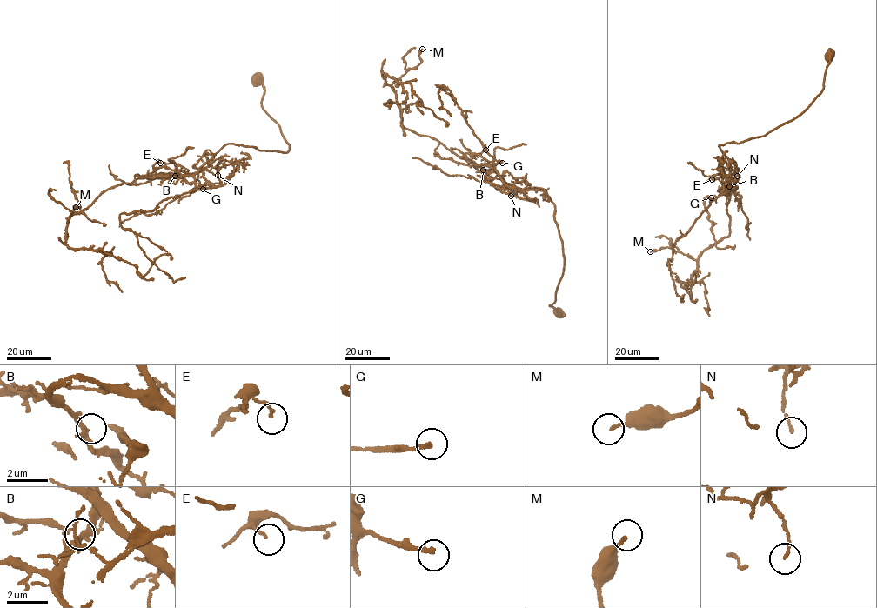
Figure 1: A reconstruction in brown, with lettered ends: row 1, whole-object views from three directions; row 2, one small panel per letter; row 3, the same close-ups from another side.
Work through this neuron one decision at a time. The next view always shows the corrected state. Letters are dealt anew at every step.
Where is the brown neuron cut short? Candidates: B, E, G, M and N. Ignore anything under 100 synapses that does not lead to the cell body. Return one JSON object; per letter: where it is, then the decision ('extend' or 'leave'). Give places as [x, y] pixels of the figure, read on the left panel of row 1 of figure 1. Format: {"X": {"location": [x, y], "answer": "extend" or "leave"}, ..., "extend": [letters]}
{"B": {"location": [175, 176], "answer": "leave"}, "E": {"location": [160, 163], "answer": "leave"}, "G": {"location": [203, 189], "answer": "leave"}, "M": {"location": [76, 207], "answer": "leave"}, "N": {"location": [217, 175], "answer": "leave"}, "extend": []}

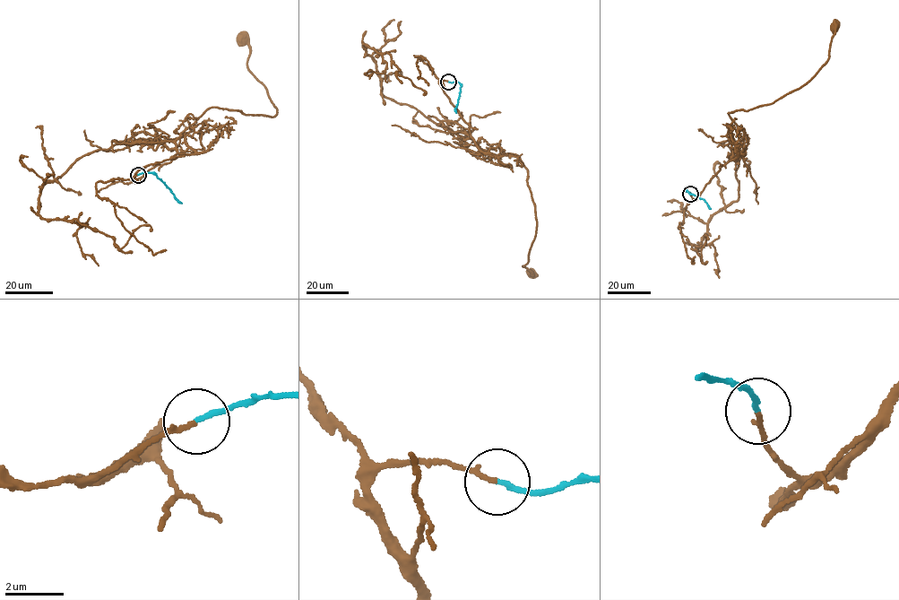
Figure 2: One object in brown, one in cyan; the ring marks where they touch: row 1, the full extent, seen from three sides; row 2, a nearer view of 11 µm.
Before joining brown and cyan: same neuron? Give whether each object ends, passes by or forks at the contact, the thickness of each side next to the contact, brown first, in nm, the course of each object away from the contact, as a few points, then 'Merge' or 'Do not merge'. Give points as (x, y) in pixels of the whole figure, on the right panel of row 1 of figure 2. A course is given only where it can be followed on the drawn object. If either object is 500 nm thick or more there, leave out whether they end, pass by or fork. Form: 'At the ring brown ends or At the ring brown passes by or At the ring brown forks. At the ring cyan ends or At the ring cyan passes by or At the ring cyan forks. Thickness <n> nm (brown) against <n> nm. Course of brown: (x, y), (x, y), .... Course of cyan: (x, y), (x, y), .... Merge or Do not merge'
At the ring brown ends. At the ring cyan ends. Thickness 140 nm (brown) against 170 nm. Course of brown: (690, 194), (697, 198), (731, 159), (738, 127), (728, 113), (772, 103), (811, 78), (829, 56), (836, 26). Course of cyan: (690, 194), (703, 199), (710, 208). Merge

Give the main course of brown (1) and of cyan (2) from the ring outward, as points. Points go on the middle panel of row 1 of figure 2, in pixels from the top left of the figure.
1: (449, 82), (439, 84), (471, 136), (495, 154), (516, 154), (527, 170), (537, 222), (522, 265), (531, 274)
2: (449, 82), (457, 82), (461, 86), (456, 112)

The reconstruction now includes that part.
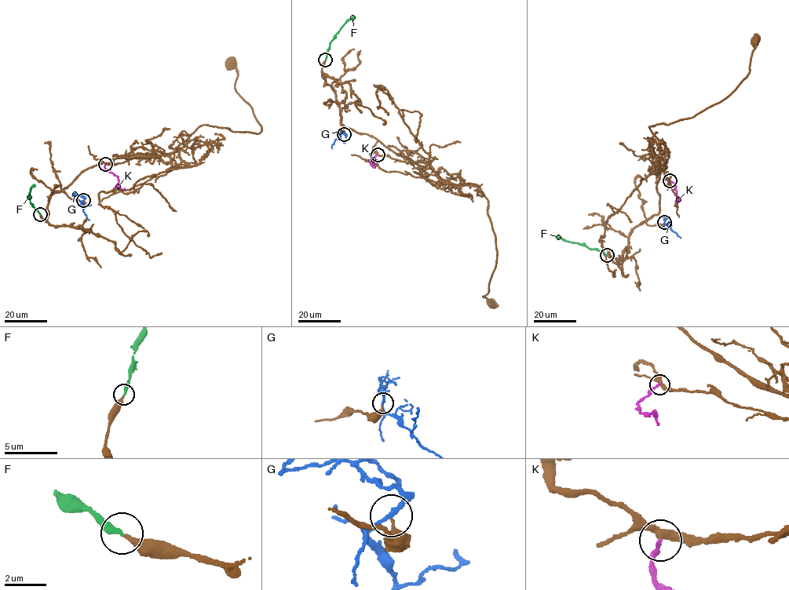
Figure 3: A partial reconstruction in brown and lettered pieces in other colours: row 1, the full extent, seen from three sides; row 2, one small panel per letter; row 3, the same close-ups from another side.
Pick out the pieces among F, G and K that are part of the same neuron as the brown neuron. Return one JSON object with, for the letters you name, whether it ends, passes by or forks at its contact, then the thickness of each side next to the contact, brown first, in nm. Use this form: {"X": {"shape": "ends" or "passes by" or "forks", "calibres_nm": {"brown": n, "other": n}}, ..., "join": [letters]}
{"F": {"shape": "ends", "calibres_nm": {"brown": 320, "other": 300}}, "join": ["F"]}

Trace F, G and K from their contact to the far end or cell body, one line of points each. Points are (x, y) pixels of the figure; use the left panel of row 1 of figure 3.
F: (40, 214), (30, 203), (29, 193), (34, 185)
G: (83, 200), (81, 202), (83, 211), (89, 220)
K: (105, 164), (105, 169), (118, 178), (118, 186), (124, 188)

